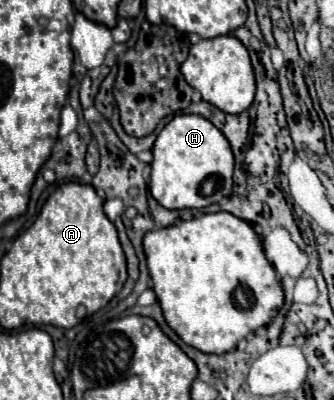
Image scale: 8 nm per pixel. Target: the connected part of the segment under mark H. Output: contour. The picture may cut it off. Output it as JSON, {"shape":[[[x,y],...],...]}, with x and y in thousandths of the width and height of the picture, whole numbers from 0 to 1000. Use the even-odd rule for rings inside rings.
{"shape":[[[533,285],[521,290],[473,335],[461,365],[455,365],[455,430],[449,430],[449,485],[467,495],[467,505],[503,525],[545,525],[545,520],[611,520],[623,510],[647,510],[665,495],[689,490],[695,480],[695,425],[701,425],[701,390],[689,375],[683,350],[665,340],[665,330],[617,295],[587,285]]]}

